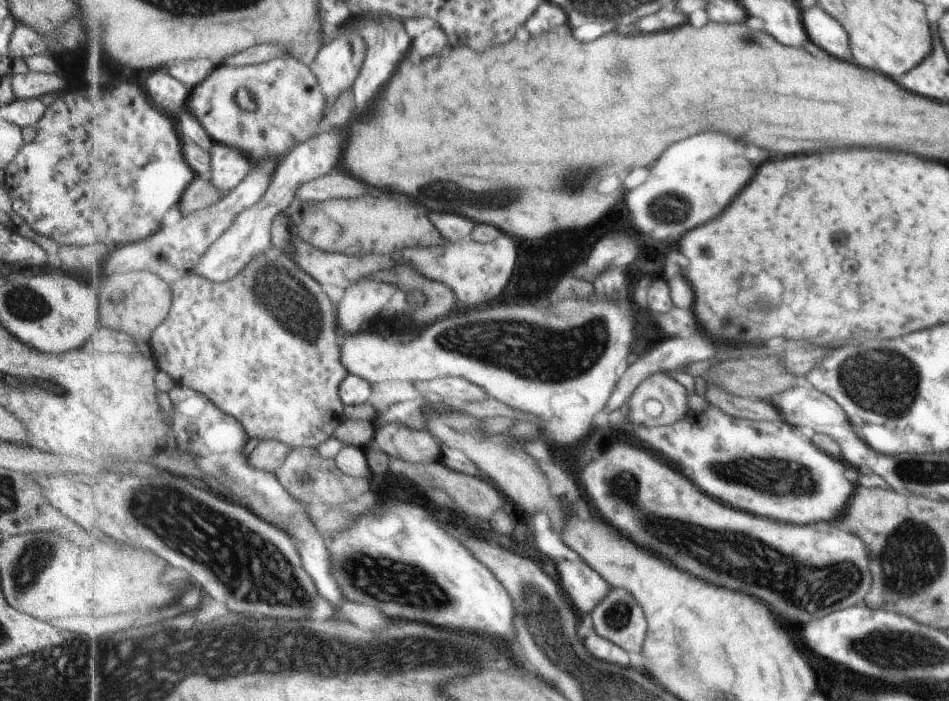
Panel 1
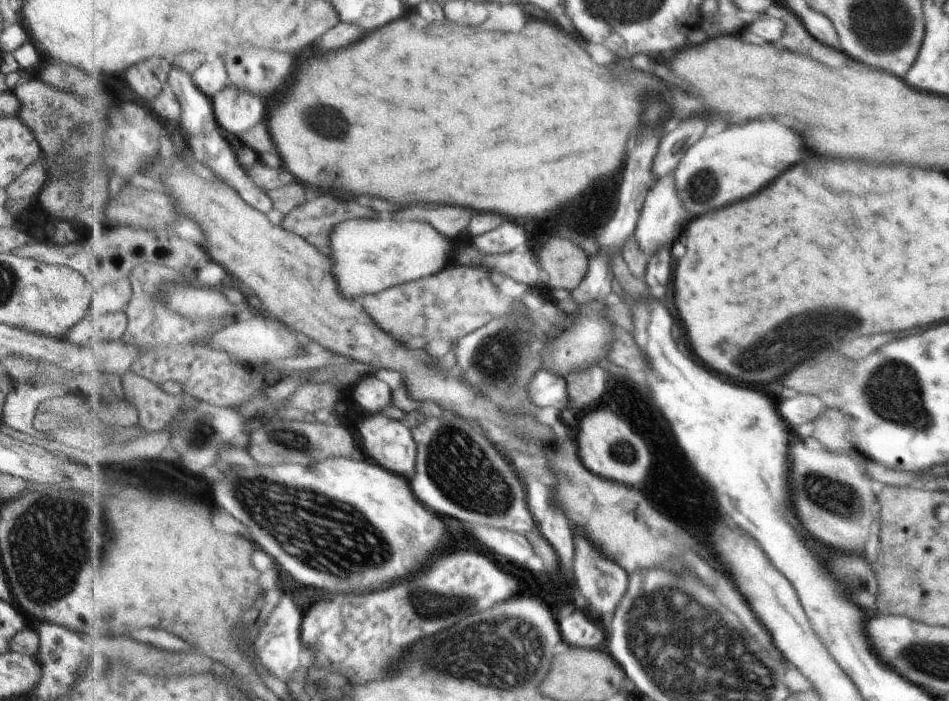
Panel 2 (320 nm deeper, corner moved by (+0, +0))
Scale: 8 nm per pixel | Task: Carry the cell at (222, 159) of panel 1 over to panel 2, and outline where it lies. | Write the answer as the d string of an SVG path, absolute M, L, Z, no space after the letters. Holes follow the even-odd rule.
M229 84L221 88L212 102L218 125L237 136L241 136L266 117L267 104L264 104L261 96Z

